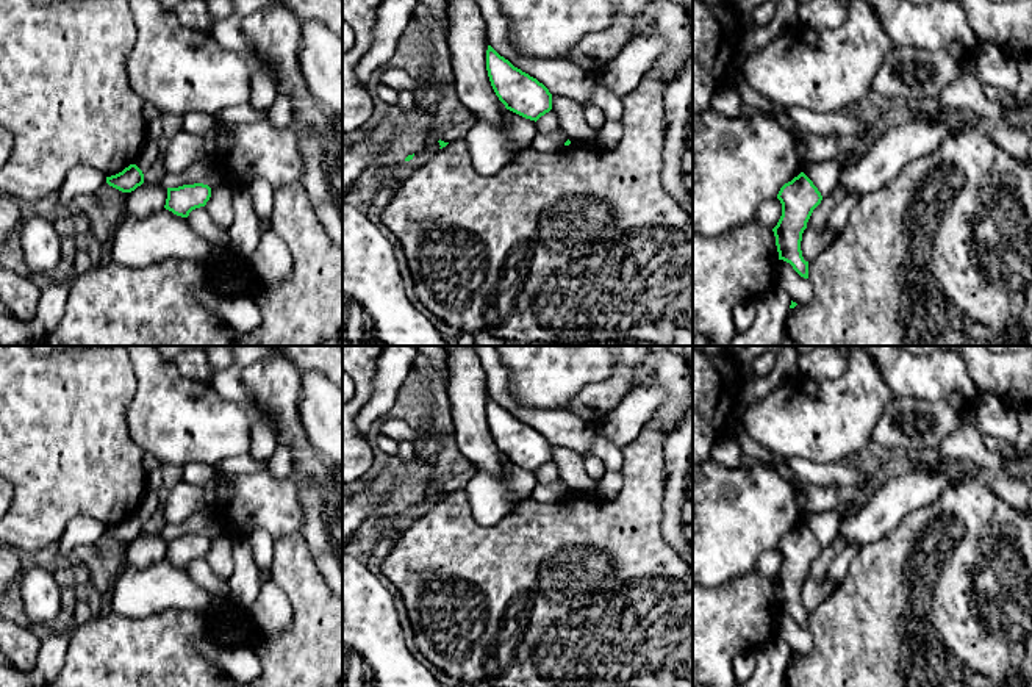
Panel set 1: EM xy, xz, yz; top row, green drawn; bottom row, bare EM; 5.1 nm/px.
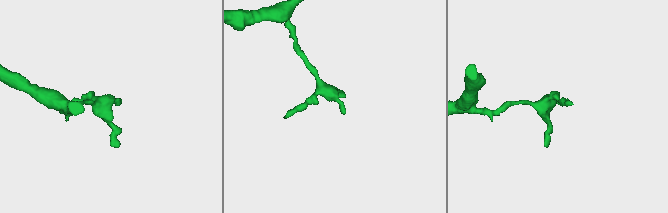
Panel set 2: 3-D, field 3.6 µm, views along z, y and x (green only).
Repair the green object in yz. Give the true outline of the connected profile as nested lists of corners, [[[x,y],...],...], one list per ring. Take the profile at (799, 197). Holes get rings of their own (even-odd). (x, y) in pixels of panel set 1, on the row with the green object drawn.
[[[801,172],[780,188],[777,199],[782,203],[782,216],[772,232],[779,260],[790,263],[801,277],[808,279],[808,261],[802,257],[801,241],[822,196],[813,182]]]

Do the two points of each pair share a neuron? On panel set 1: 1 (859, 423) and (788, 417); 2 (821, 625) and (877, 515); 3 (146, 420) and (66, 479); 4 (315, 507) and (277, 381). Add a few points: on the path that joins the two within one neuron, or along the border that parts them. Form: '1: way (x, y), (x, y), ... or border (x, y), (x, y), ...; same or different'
1: way (842, 420), (806, 420); same
2: border (893, 528), (884, 537), (862, 548); different
3: border (133, 396), (125, 426), (144, 451); different
4: way (311, 476), (302, 449), (290, 429), (286, 412); same

